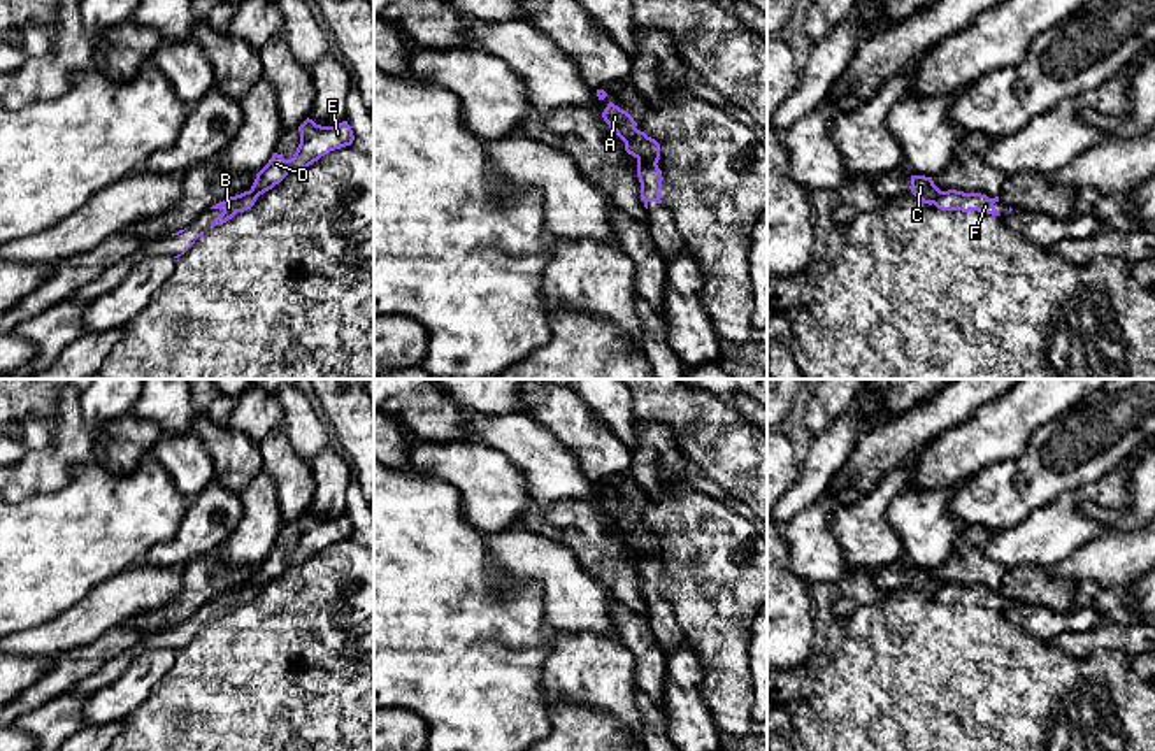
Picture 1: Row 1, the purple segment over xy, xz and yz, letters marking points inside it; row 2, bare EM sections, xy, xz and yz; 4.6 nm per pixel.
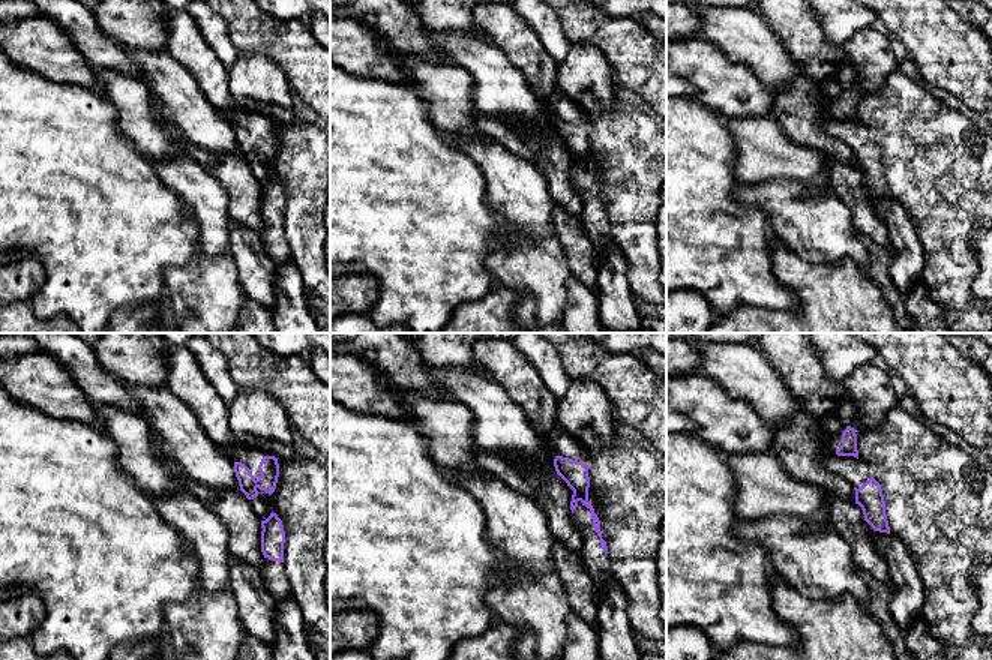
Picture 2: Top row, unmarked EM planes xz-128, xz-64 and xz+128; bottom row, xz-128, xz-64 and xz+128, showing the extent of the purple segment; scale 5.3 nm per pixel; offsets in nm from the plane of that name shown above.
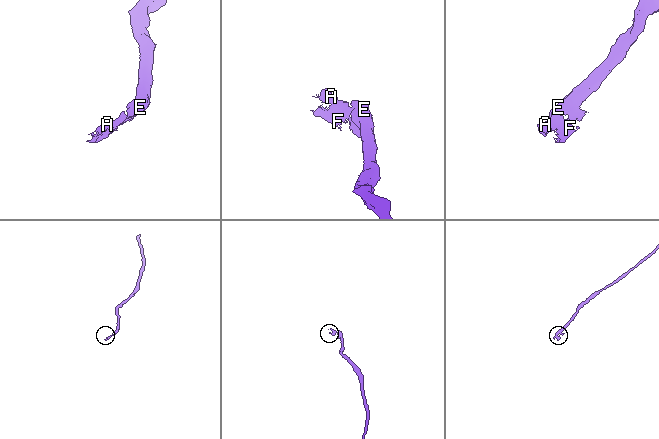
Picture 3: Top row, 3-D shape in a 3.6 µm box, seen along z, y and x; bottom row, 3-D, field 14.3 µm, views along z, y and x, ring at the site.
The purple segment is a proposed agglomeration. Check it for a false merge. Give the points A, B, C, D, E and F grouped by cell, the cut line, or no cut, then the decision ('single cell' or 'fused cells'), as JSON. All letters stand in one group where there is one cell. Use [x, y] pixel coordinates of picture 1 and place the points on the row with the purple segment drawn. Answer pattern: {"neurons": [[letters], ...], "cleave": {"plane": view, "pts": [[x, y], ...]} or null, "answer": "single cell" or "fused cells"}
{"neurons": [["A", "C", "D", "E"], ["B", "F"]], "cleave": {"plane": "xz", "pts": [[638, 158], [655, 165]]}, "answer": "fused cells"}

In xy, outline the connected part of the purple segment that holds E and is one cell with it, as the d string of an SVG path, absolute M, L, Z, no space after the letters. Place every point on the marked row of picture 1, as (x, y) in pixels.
M305 119L300 126L300 144L290 160L274 153L269 163L256 174L249 191L263 195L279 184L290 172L298 172L318 161L330 151L351 146L355 140L353 130L348 121L335 126L321 126L312 119Z

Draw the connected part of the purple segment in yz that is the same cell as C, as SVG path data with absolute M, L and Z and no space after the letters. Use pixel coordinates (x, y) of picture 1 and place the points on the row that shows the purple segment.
M911 175L911 193L923 204L936 204L941 190L934 184L932 177Z

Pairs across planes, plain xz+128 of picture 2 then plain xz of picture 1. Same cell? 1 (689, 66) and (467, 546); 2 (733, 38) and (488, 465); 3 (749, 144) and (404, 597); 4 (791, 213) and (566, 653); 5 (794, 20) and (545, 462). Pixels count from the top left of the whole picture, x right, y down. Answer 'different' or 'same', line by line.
1: different
2: different
3: different
4: same
5: different

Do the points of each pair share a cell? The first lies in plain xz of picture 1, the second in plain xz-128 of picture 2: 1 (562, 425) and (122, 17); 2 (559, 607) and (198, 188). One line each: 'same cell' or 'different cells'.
1: different cells
2: same cell

